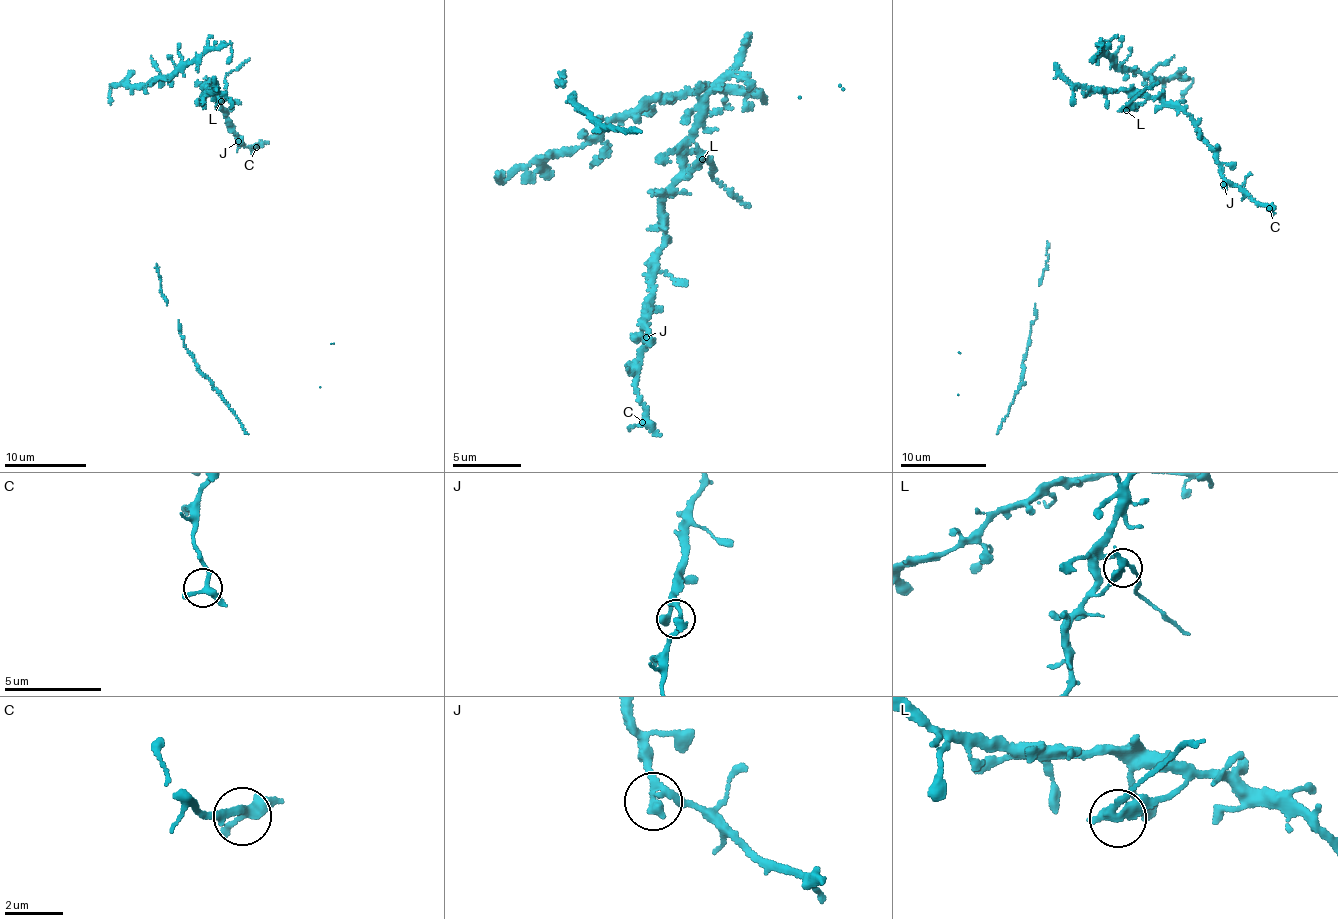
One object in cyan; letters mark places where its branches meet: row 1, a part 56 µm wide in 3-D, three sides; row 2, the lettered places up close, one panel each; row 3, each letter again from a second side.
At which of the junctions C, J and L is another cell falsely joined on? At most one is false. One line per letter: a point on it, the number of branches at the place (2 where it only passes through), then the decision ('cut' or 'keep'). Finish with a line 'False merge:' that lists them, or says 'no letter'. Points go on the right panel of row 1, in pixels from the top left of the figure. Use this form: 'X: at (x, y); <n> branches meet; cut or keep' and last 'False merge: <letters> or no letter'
C: at (1269, 208); 2 branches meet; keep
J: at (1223, 184); 2 branches meet; keep
L: at (1126, 110); 2 branches meet; cut
False merge: L

